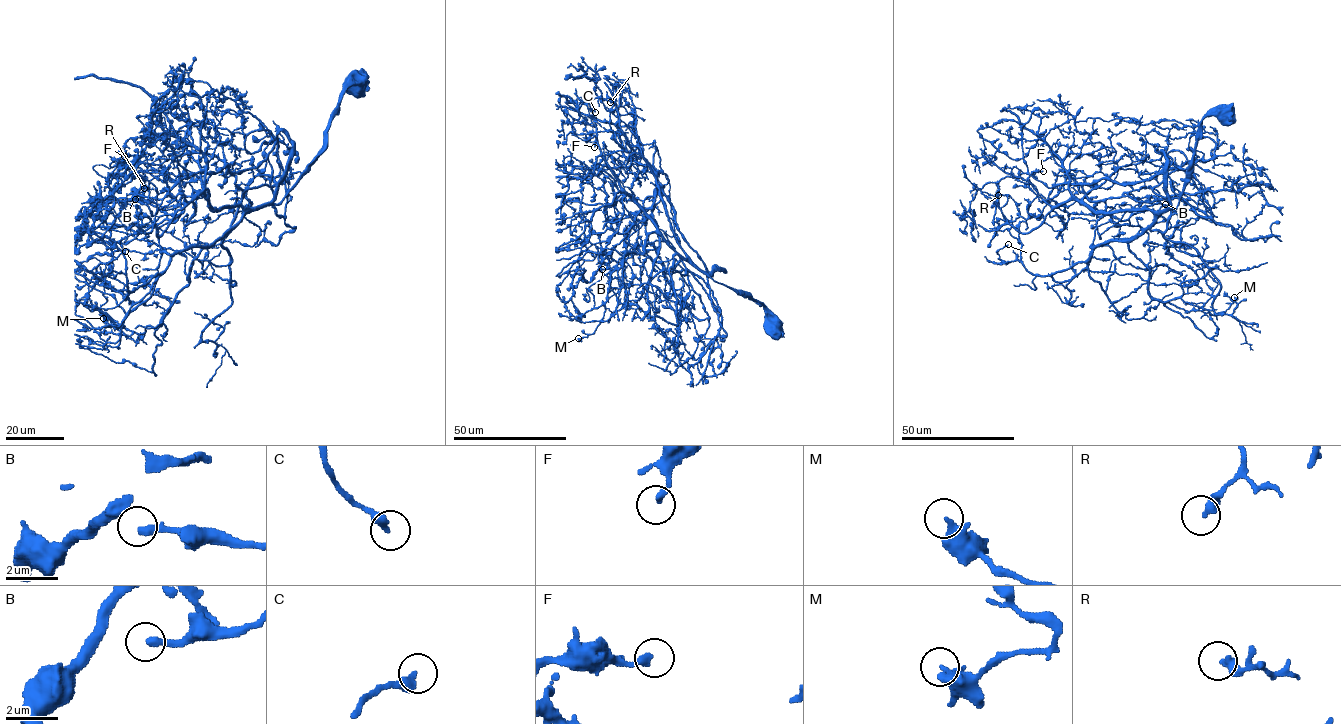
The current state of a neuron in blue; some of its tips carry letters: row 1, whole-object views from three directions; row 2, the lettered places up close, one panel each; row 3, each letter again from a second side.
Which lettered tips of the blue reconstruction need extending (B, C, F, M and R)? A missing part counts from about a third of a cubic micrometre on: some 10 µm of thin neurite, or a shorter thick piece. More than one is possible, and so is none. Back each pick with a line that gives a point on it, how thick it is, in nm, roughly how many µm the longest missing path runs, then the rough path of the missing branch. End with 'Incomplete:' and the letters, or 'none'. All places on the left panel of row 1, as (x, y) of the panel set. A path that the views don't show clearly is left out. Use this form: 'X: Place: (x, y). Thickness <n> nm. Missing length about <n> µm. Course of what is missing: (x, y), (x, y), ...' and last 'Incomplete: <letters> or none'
B: Place: (135, 199). Thickness 300 nm. Missing length about 9 µm
Incomplete: B

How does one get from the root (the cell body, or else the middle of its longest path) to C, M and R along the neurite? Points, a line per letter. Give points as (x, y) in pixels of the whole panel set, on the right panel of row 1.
C: (1222, 116), (1201, 122), (1177, 206), (1133, 238), (1106, 240), (1045, 276), (1001, 260), (1008, 244)
M: (1222, 116), (1201, 122), (1177, 206), (1129, 249), (1163, 304), (1215, 315), (1234, 297)
R: (1222, 116), (1202, 120), (1191, 177), (1176, 208), (1095, 212), (1068, 200), (1022, 233), (981, 192), (998, 195)

